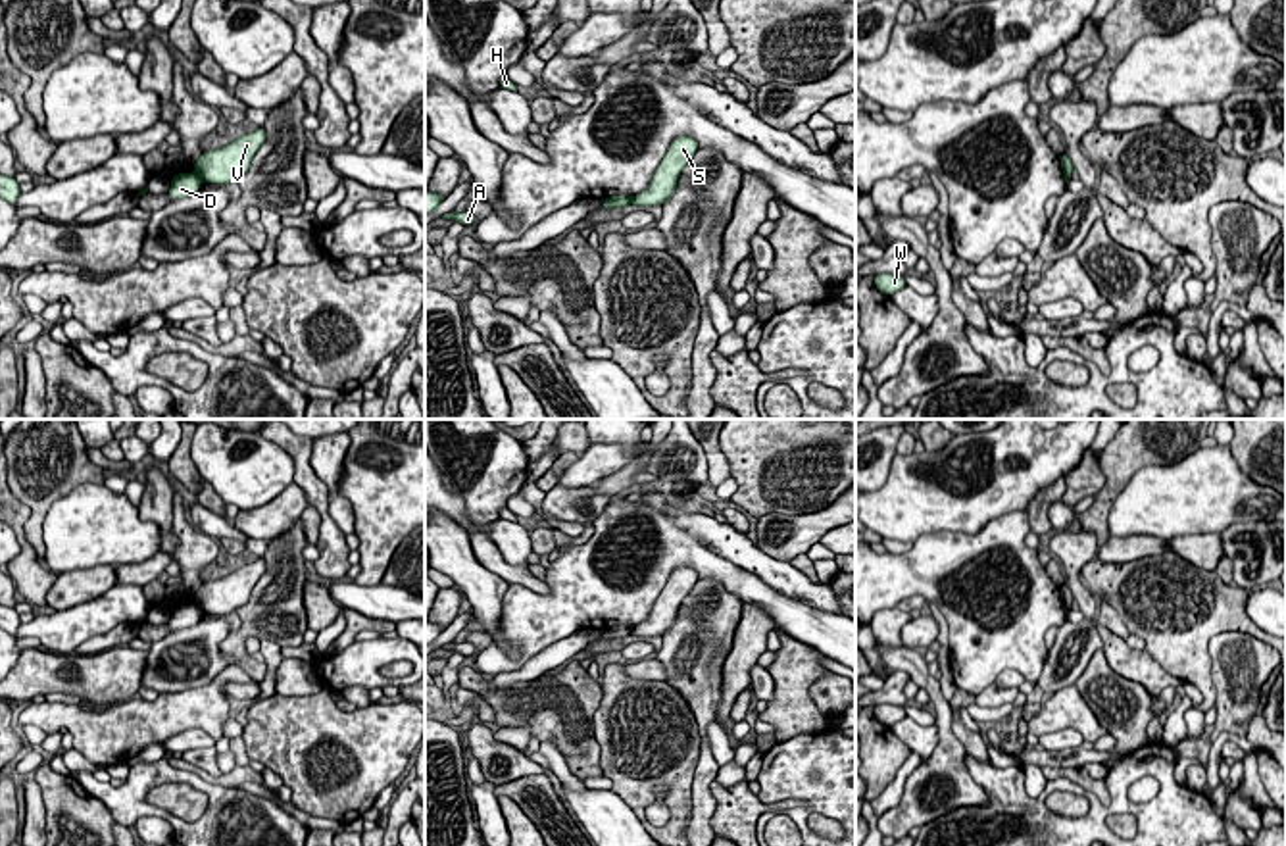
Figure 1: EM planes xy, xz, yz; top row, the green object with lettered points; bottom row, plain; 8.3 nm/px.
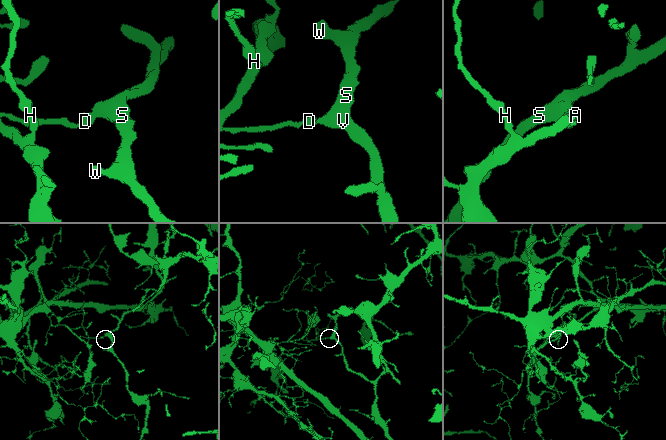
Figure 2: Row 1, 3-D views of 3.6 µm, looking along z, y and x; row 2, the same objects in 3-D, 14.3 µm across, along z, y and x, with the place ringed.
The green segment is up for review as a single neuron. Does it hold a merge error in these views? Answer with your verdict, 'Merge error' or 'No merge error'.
Merge error

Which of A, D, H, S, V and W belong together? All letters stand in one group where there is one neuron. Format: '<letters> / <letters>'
A D H / S V W

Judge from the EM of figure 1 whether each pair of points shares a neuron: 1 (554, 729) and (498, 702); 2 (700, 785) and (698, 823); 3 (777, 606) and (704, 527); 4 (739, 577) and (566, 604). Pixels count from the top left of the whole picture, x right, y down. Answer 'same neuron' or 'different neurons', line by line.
1: same neuron
2: same neuron
3: different neurons
4: same neuron

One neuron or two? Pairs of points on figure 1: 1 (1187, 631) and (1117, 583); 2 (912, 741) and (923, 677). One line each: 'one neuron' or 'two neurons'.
1: one neuron
2: two neurons

